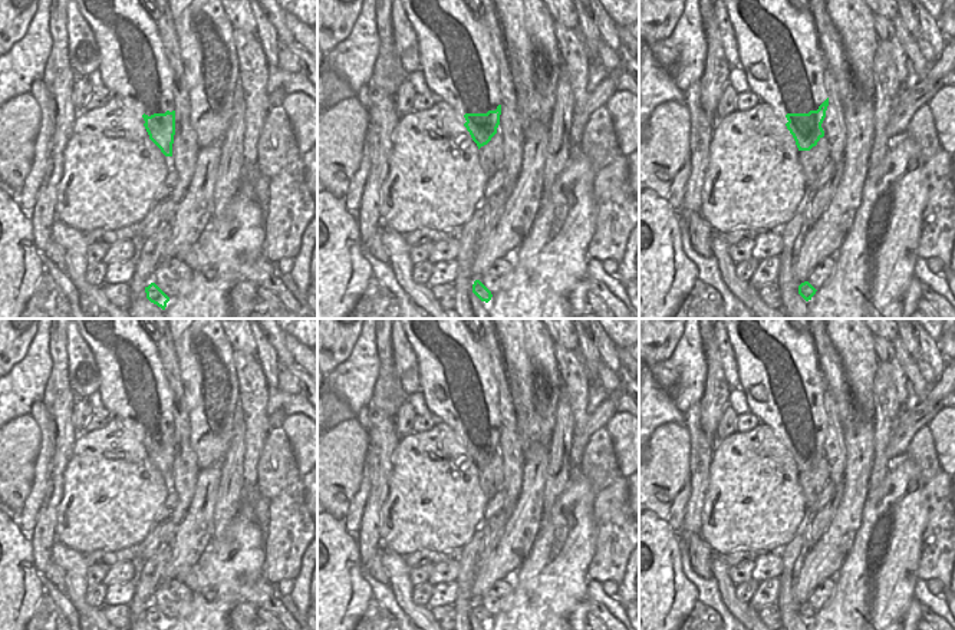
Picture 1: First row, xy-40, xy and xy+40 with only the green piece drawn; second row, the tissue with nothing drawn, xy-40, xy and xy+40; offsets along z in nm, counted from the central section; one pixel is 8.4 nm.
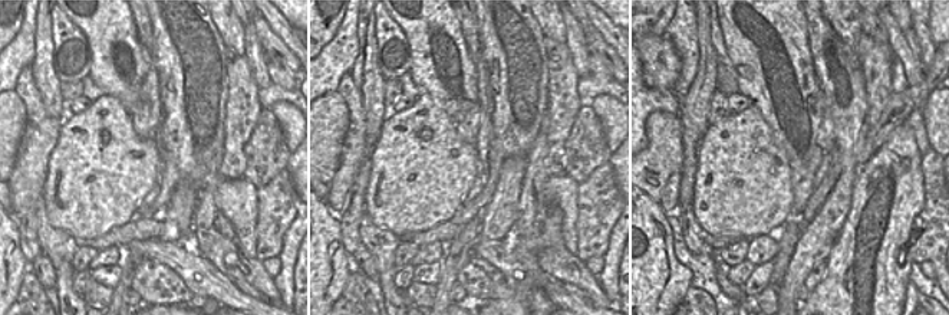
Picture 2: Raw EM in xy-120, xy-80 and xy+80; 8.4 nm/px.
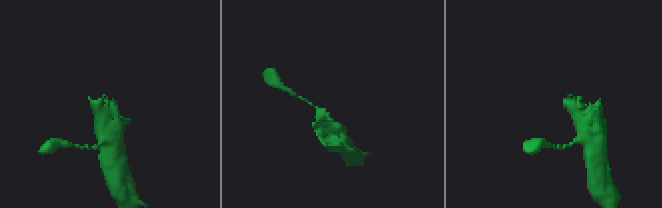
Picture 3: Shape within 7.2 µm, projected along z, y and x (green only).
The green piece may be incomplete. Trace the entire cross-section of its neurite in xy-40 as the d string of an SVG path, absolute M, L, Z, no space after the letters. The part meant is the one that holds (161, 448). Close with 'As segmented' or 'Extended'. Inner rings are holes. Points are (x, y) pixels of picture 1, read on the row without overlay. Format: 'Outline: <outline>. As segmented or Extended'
Outline: M70 319L90 347L99 370L101 399L112 416L131 429L149 461L165 478L172 478L175 456L174 393L164 373L161 356L139 319Z. Extended

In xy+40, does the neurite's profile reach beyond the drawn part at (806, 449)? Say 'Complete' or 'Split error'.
Split error

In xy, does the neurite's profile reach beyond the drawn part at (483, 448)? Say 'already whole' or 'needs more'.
needs more

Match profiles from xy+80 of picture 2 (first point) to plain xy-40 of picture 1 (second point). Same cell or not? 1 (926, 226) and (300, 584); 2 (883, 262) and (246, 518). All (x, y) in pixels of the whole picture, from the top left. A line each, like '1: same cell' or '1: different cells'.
1: different cells
2: same cell

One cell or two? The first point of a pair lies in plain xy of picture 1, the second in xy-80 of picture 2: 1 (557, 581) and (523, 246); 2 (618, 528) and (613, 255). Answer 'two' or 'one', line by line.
1: one
2: two

